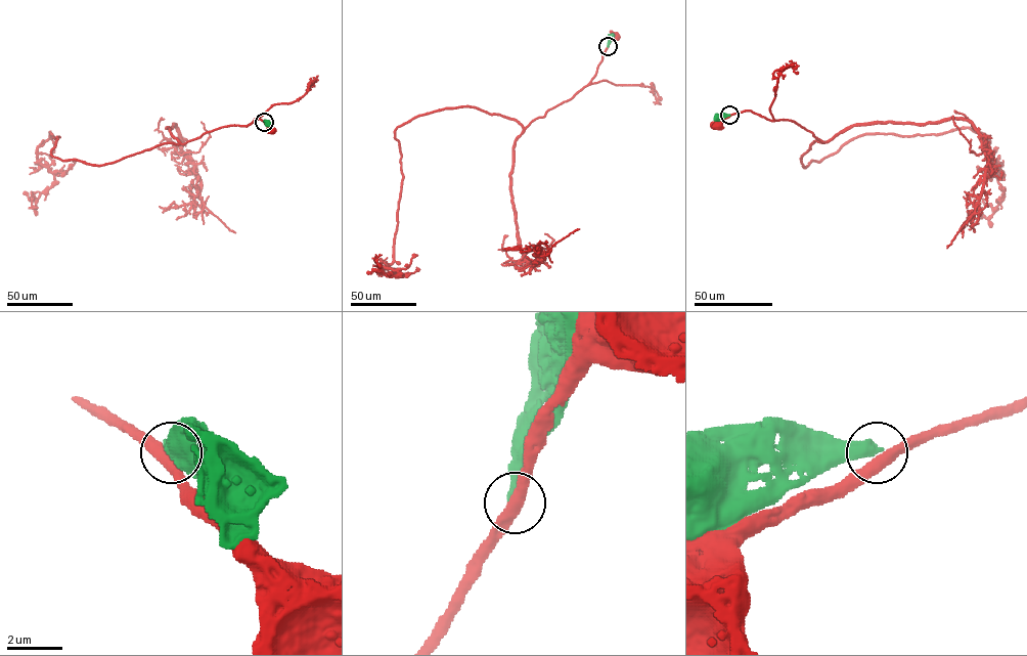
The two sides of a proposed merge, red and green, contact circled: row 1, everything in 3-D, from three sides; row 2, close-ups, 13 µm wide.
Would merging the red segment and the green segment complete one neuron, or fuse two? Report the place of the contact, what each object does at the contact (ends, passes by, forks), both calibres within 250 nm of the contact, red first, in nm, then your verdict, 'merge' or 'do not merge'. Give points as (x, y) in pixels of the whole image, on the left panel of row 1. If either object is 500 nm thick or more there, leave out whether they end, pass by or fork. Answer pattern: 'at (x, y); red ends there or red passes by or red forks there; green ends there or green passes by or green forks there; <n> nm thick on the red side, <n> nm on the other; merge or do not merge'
at (264, 122); red passes by; green ends there; 420 nm thick on the red side, 480 nm on the other; do not merge

